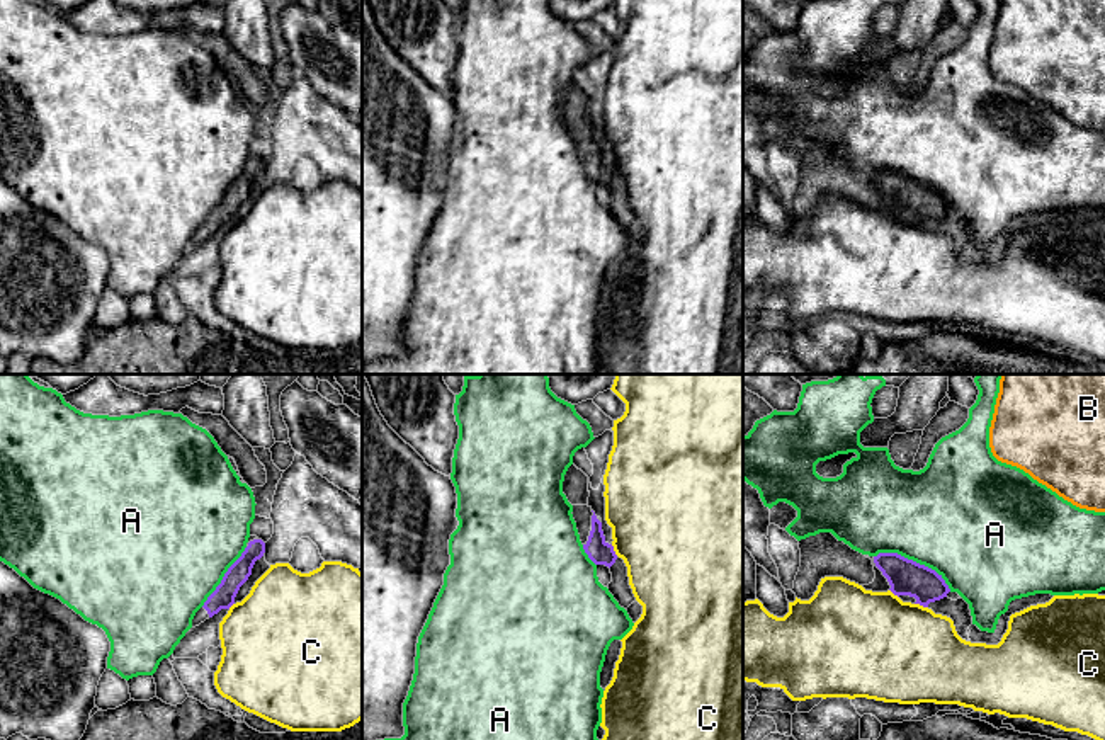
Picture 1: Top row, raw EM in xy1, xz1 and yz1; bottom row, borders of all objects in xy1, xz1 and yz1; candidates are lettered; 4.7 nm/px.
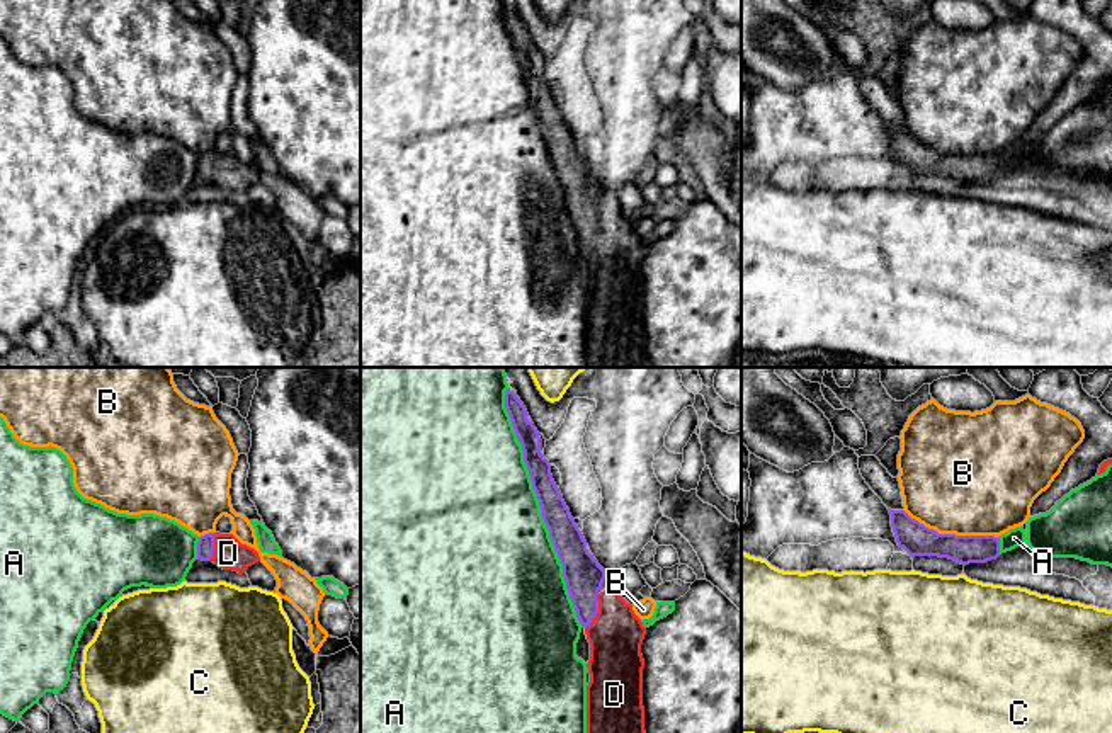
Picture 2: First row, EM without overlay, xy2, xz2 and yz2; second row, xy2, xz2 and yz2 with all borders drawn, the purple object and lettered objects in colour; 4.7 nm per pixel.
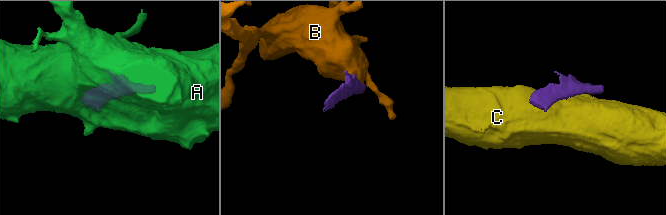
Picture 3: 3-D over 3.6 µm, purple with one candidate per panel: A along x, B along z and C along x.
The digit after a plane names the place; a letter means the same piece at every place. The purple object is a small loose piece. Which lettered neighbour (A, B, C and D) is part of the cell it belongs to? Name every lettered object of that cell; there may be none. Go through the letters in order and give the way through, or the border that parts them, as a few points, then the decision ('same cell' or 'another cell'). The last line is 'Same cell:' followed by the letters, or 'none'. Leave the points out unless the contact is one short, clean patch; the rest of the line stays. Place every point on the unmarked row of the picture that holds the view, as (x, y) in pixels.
A: another cell
B: another cell
C: along yz1 (915, 222), (927, 227) | another cell
D: across xz2 (584, 194), (585, 218), (597, 230), (616, 252) | same cell
Same cell: D

